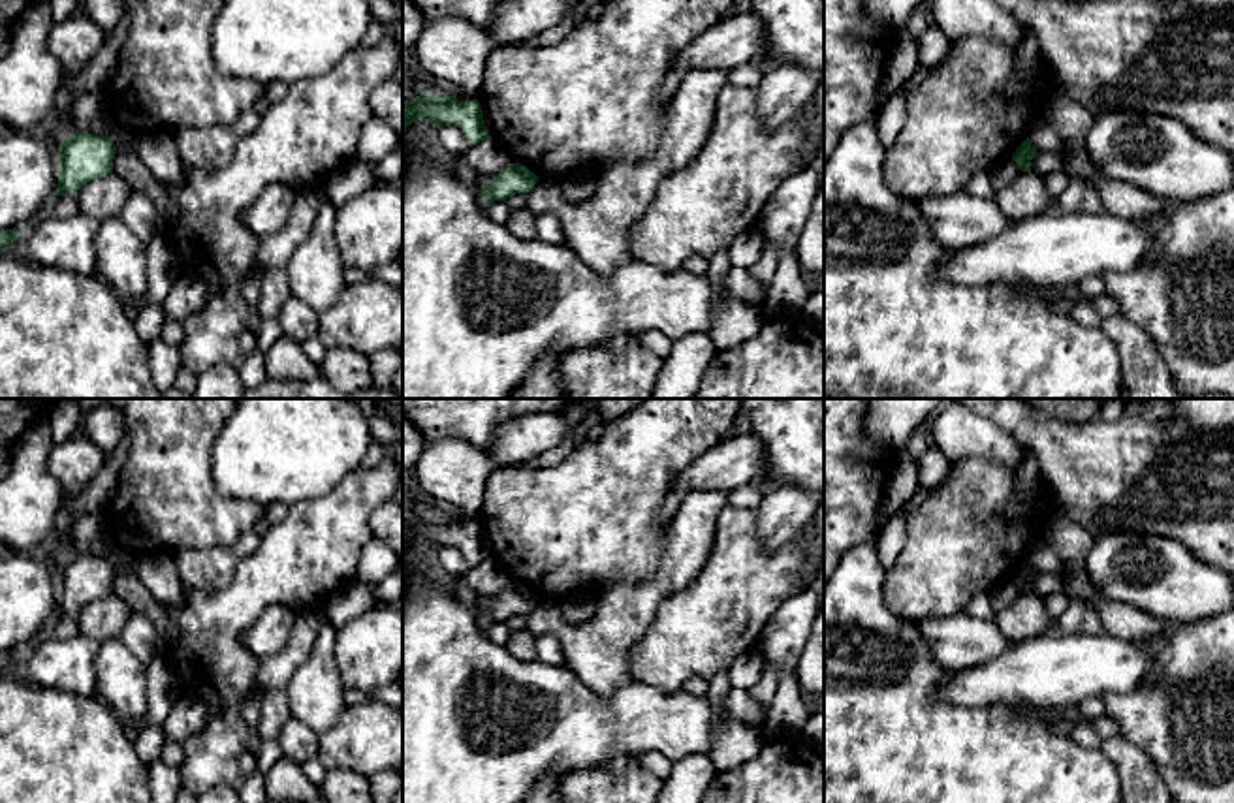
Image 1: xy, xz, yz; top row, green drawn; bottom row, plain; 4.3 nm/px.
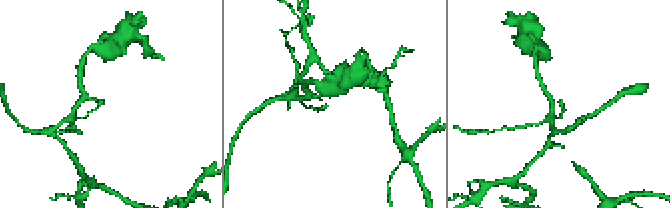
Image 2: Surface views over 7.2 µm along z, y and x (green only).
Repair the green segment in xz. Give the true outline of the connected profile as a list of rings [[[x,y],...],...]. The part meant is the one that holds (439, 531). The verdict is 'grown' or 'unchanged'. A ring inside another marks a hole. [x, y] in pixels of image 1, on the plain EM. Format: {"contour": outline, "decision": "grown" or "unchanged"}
{"contour": [[[419,513],[414,523],[403,521],[403,562],[406,549],[416,542],[427,542],[435,549],[455,545],[465,555],[470,566],[476,566],[489,557],[483,542],[483,532],[478,521],[457,521],[453,515]]], "decision": "unchanged"}

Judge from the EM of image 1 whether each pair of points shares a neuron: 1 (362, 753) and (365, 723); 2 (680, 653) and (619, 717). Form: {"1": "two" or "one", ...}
{"1": "one", "2": "two"}

